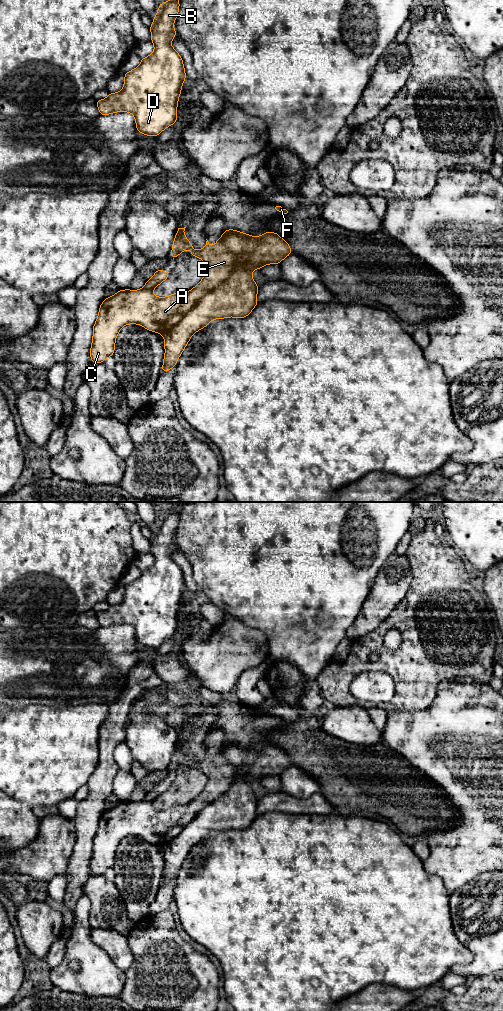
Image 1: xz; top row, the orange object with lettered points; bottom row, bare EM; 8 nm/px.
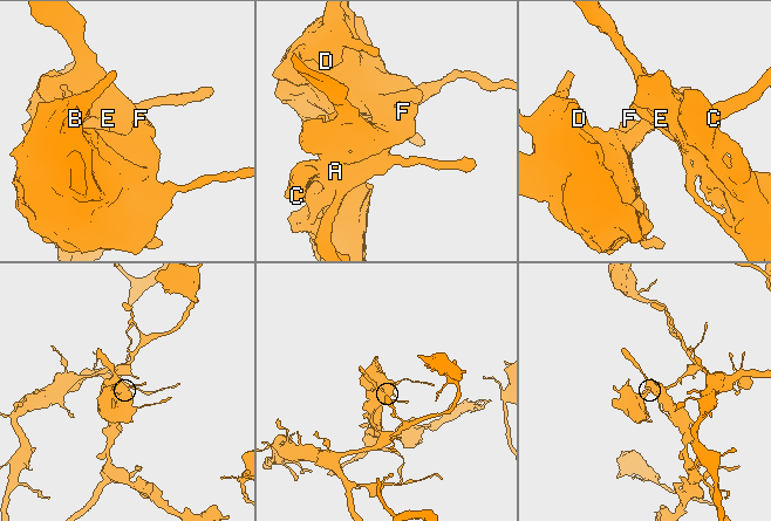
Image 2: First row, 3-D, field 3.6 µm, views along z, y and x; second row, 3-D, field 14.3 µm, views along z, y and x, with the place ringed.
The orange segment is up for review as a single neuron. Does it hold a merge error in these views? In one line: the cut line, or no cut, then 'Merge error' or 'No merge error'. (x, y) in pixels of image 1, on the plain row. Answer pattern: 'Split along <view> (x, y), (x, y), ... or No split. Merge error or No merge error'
Split along xz (251, 781), (238, 777), (184, 826), (164, 848). Merge error

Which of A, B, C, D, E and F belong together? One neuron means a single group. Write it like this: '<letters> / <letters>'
A C E F / B D

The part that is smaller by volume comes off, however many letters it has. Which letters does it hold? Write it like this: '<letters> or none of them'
A, C, E, F

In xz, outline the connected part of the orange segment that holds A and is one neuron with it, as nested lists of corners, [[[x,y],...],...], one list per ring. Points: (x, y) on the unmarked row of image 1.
[[[178,740],[170,768],[176,771],[184,762],[191,761],[190,768],[202,771],[208,778],[203,791],[186,805],[155,809],[153,801],[170,787],[170,784],[163,784],[160,779],[142,801],[119,802],[106,810],[100,817],[93,838],[90,861],[92,875],[103,875],[106,870],[113,868],[116,848],[123,838],[138,836],[165,848],[208,804],[224,794],[238,777],[244,781],[261,781],[268,776],[279,776],[292,765],[288,755],[270,743],[257,748],[260,755],[247,772],[238,773],[224,759],[223,747],[214,758],[207,752],[203,761],[195,763],[184,747],[185,740]]]

